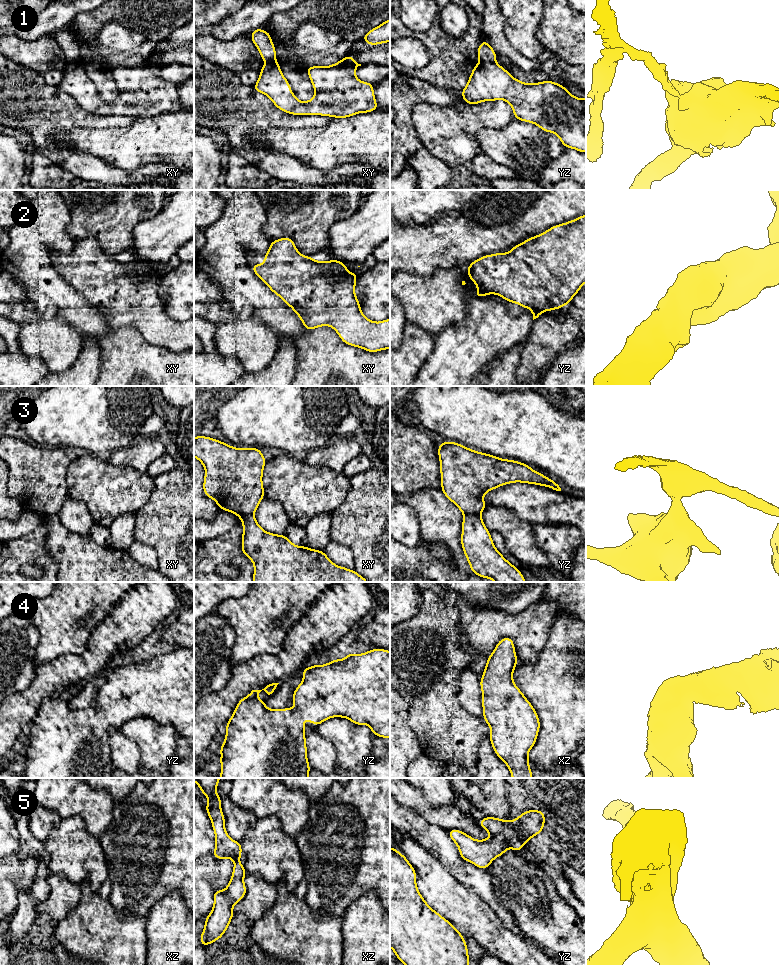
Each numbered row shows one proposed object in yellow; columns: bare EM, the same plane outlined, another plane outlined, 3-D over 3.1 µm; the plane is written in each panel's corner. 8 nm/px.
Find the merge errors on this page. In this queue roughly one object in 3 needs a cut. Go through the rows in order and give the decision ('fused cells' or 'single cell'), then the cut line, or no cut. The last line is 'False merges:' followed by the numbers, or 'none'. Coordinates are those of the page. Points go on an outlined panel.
1: fused cells; cut yz (480, 61), (494, 63)
2: single cell; cut none
3: fused cells; cut yz (464, 513), (479, 515)
4: single cell; cut none
5: single cell; cut none
False merges: 1, 3

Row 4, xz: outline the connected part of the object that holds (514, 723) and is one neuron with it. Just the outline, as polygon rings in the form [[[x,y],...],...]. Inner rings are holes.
[[[510,637],[502,638],[487,658],[480,679],[483,719],[491,727],[489,739],[493,750],[507,765],[512,778],[533,778],[528,753],[536,743],[540,720],[532,704],[514,684],[513,671],[517,664],[514,641]]]

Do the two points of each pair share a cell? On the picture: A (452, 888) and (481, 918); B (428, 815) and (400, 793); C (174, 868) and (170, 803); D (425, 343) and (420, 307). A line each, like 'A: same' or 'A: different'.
A: same
B: same
C: same
D: different

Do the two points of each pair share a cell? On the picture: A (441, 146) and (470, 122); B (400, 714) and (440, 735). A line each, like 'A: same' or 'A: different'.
A: same
B: different

